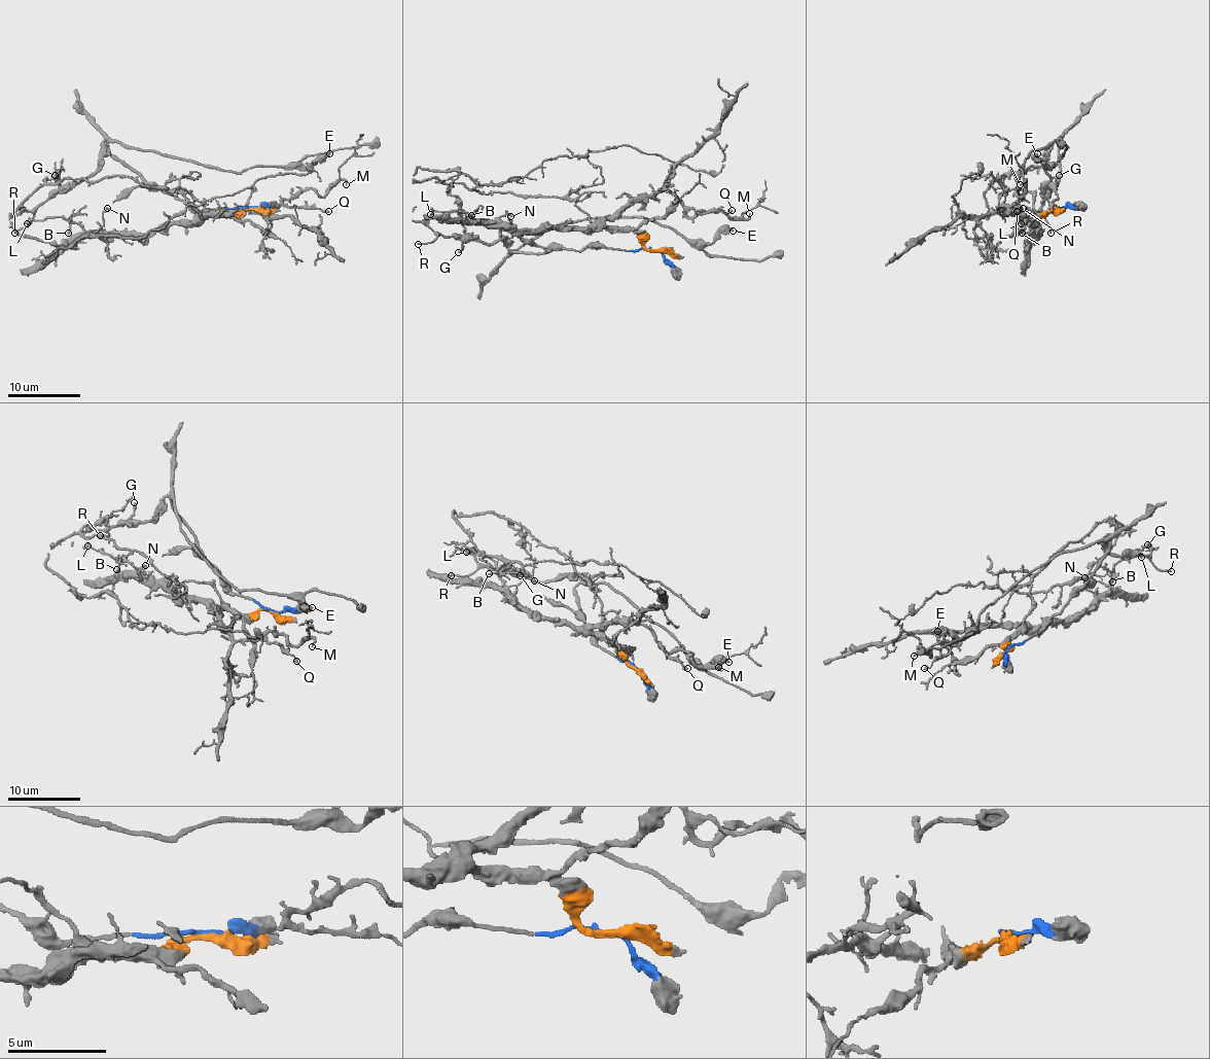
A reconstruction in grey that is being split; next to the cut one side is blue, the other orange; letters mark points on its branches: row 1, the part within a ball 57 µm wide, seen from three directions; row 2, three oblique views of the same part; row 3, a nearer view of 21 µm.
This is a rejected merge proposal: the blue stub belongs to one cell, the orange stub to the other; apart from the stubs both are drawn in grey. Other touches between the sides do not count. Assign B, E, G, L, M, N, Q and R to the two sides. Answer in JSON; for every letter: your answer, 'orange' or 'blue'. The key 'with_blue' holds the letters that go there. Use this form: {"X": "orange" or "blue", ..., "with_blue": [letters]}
{"B": "orange", "E": "blue", "G": "blue", "L": "orange", "M": "orange", "N": "orange", "Q": "orange", "R": "blue", "with_blue": ["E", "G", "R"]}

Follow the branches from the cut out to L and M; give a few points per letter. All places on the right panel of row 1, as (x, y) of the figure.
L: (1057, 208), (1037, 215), (1035, 235), (1018, 216), (1021, 223)
M: (1057, 208), (1028, 220), (997, 211), (1023, 199), (1018, 187), (1016, 193), (1025, 191), (1025, 180), (1020, 184)

